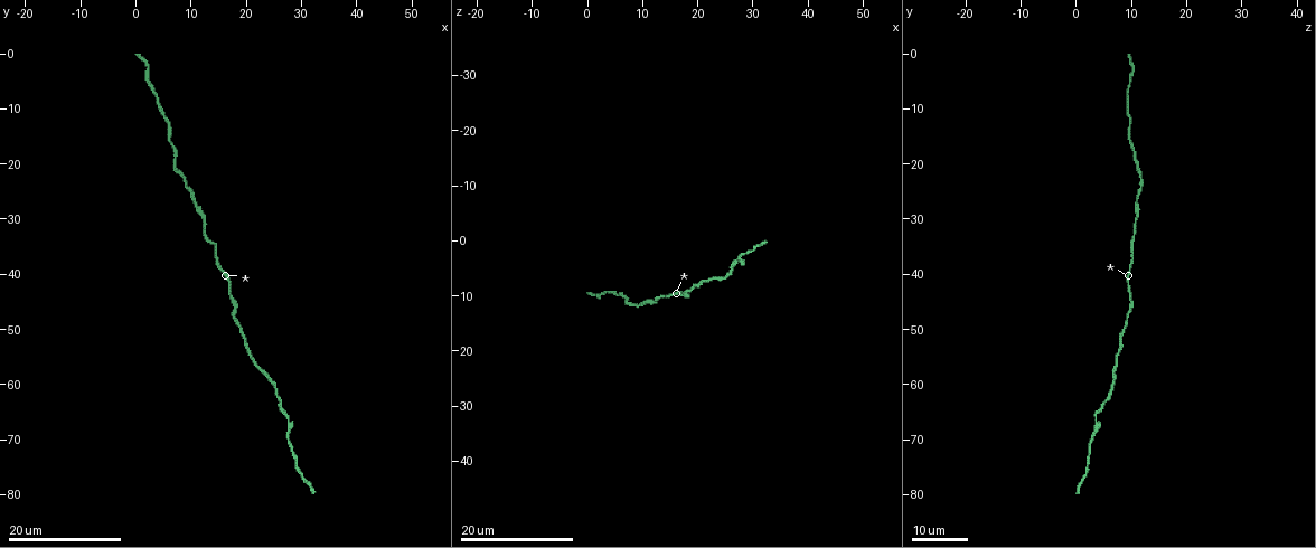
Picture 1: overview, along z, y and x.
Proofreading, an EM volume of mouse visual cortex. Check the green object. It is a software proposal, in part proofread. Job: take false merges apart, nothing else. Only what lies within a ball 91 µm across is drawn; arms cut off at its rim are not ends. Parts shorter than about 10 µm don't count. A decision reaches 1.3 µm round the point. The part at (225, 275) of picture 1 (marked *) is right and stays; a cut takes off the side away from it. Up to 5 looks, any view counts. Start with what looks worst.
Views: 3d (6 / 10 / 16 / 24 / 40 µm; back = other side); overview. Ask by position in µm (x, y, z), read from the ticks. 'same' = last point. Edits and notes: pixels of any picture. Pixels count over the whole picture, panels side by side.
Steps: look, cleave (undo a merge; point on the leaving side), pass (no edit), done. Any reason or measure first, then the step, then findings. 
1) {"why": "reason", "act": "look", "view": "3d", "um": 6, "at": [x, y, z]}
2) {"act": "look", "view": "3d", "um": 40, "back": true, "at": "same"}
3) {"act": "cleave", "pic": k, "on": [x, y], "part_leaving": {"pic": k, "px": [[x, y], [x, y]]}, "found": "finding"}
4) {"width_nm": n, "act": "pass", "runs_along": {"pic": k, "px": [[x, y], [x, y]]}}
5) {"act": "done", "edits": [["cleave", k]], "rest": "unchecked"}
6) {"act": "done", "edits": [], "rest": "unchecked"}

{"why": "sudden change in width", "act": "look", "view": "3d", "um": 24, "at": [7.0, 20.5, 11.0]}

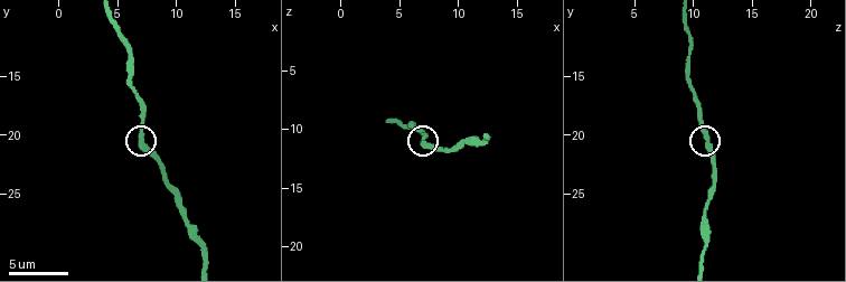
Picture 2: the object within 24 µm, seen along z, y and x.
{"why": "zoom in", "act": "look", "view": "3d", "um": 10, "at": [6.8, 20.8, 11.4]}

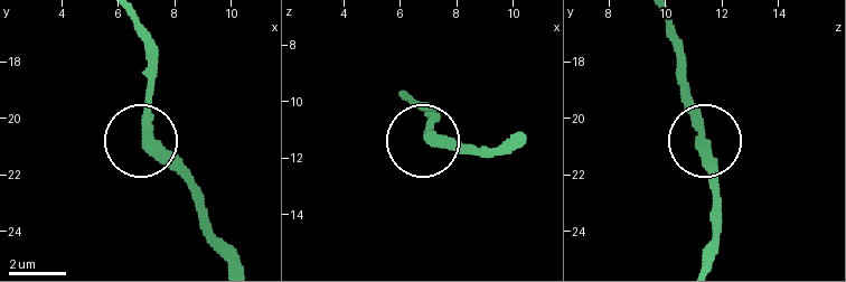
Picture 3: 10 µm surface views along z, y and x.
{"width_nm": 370, "act": "pass", "runs_along": {"pic": 3, "px": [[235, 257], [212, 229], [201, 200], [146, 142], [151, 50]]}, "found": "continuous, no second cell"}

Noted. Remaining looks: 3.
{"why": "sudden change in width", "act": "look", "view": "3d", "um": 6, "at": [6.0, 15.6, 9.6]}

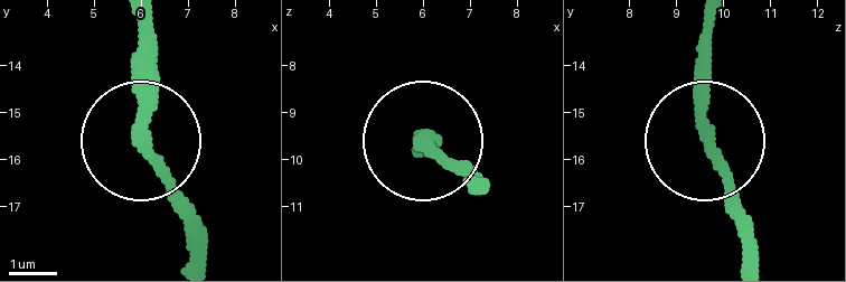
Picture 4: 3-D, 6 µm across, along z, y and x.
{"why": "other side", "act": "look", "view": "3d", "um": 6, "back": true, "at": [6.00, 15.50, 9.70]}

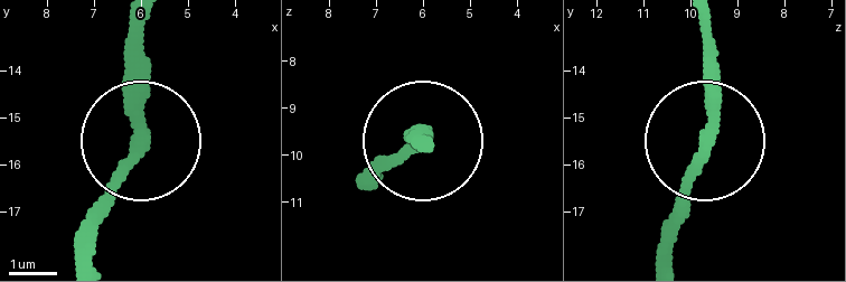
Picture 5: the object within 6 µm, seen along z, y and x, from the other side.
{"act": "pass", "runs_along": {"pic": 5, "px": [[367, 190], [415, 142]]}, "found": "all the same cell"}

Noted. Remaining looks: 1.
{"why": "thick turns thin", "act": "look", "view": "3d", "um": 10, "at": [12.2, 29.0, 11.2]}

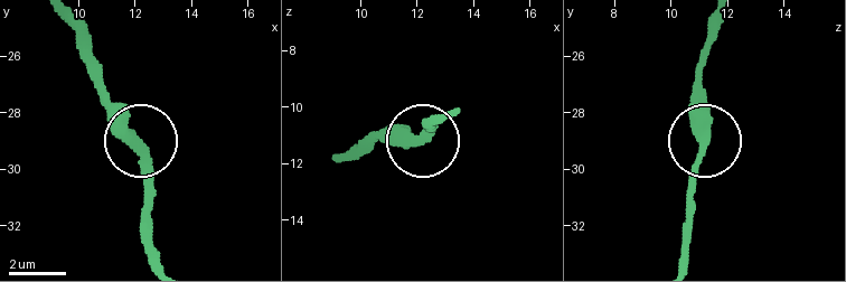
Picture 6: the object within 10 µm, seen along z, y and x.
{"act": "pass", "runs_along": {"pic": 6, "px": [[160, 257], [150, 236], [148, 149], [95, 86]]}, "found": "continuous, no second cell"}

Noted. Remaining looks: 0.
{"act": "done", "edits": [], "rest": "unchecked"}

